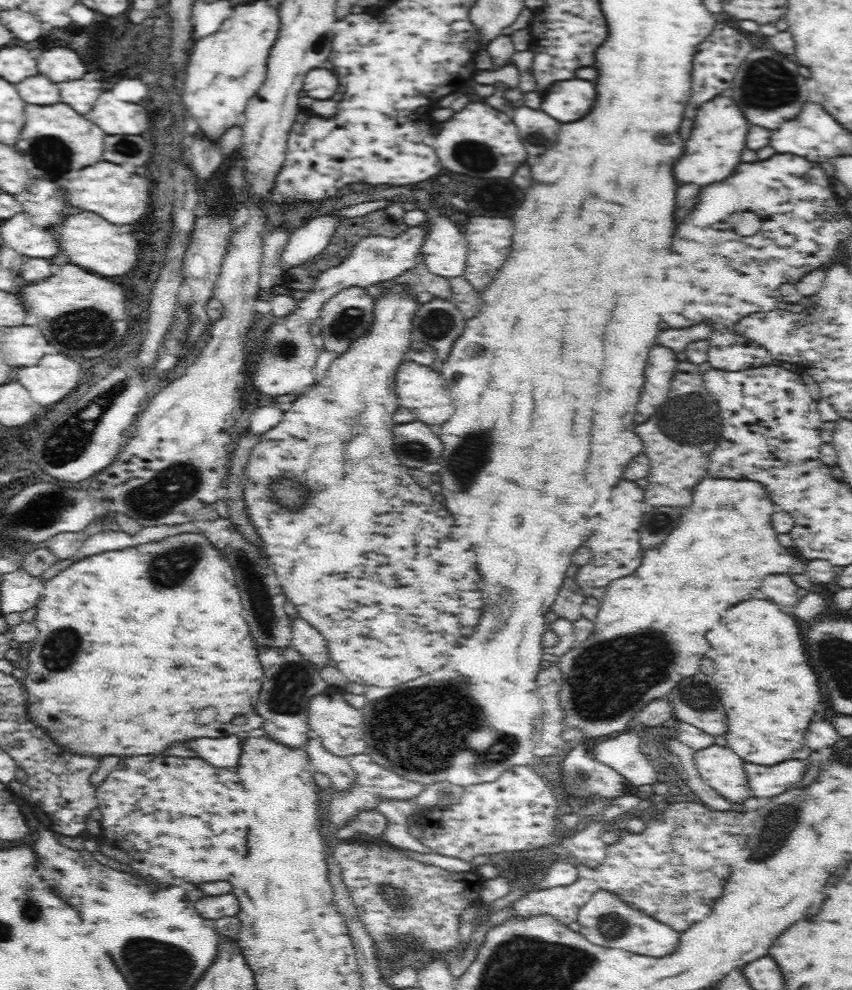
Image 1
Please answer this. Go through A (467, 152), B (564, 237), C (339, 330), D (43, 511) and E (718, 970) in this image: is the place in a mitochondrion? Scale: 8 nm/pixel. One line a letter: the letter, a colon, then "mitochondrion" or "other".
A: mitochondrion
B: other
C: mitochondrion
D: mitochondrion
E: other

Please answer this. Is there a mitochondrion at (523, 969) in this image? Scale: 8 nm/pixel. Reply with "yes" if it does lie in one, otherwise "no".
yes

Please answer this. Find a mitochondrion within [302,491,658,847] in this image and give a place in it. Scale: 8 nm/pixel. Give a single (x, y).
(425, 732)

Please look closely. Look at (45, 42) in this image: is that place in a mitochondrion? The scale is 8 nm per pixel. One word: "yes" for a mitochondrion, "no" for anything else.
no

